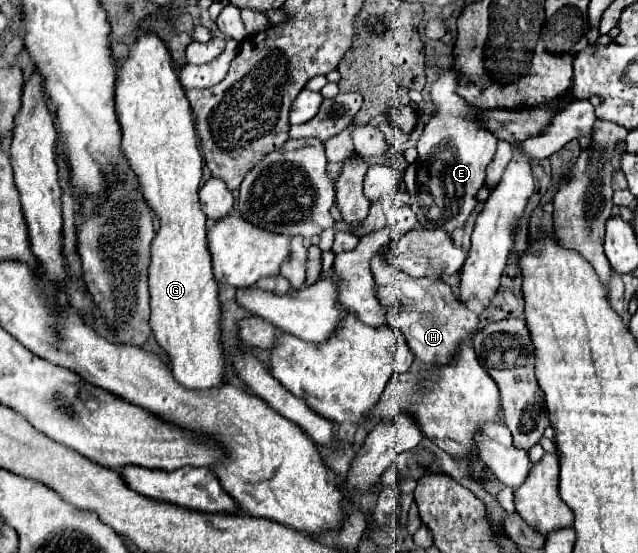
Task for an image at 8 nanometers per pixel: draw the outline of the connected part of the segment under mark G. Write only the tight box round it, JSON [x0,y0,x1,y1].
[116,32,224,390]

